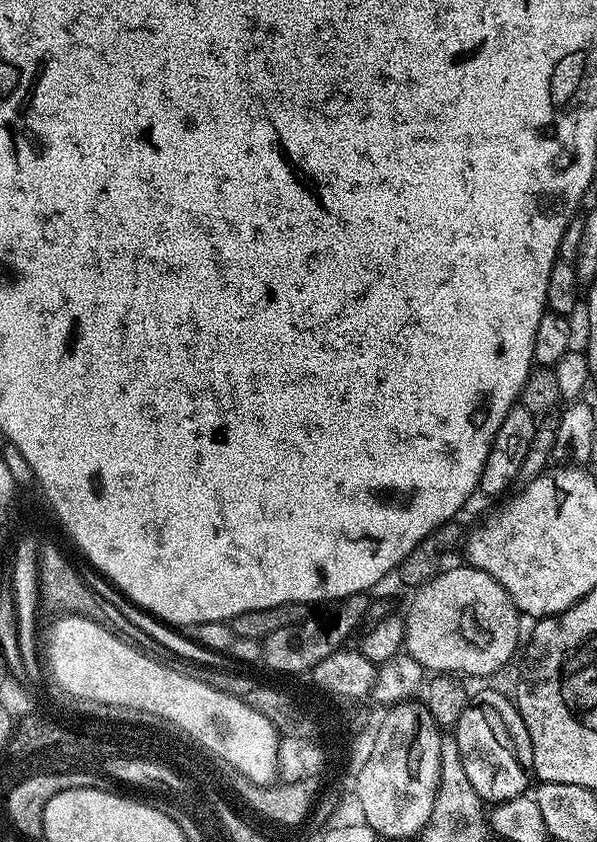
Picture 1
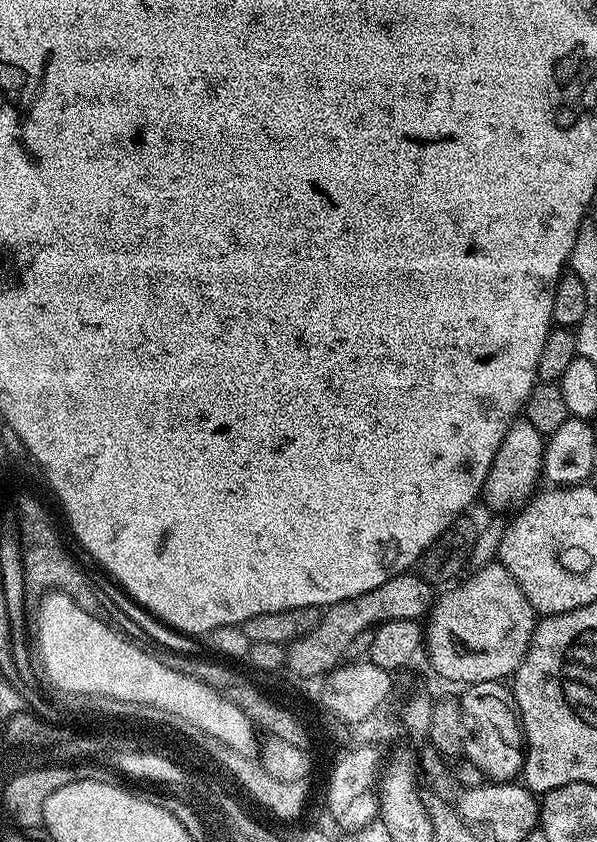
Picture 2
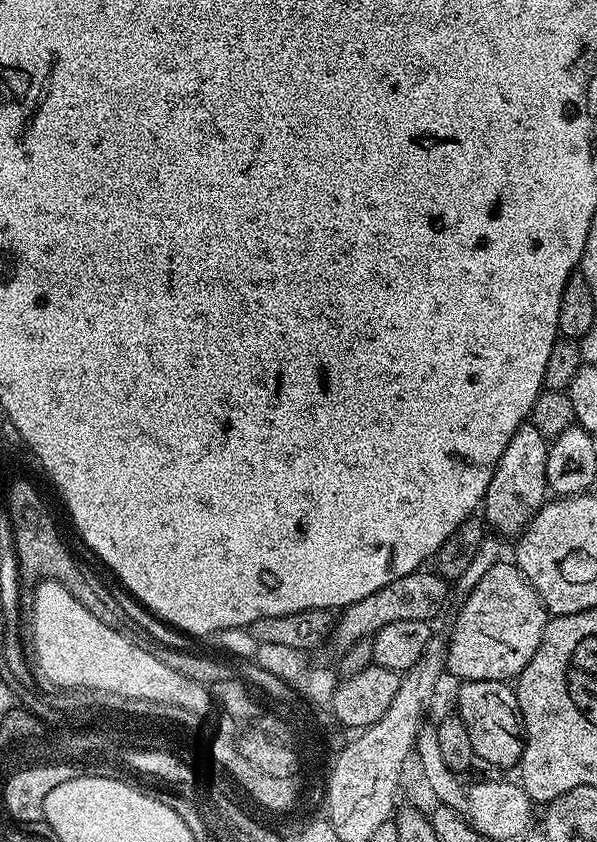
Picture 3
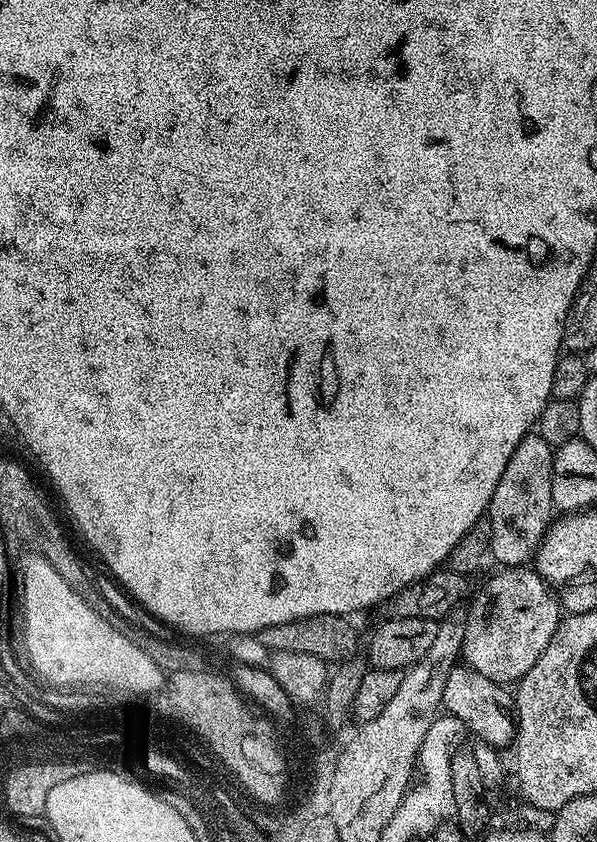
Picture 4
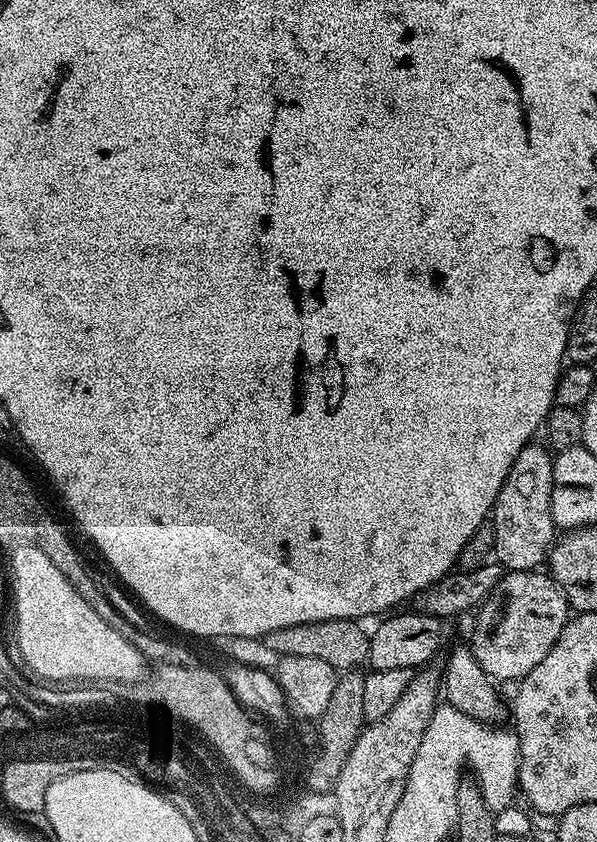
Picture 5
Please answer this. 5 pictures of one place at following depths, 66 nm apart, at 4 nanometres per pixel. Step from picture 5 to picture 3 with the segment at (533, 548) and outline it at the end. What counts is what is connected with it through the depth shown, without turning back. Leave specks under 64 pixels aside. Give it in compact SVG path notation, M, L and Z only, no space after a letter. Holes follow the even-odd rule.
M525 422L520 425L514 438L510 438L510 446L502 450L502 458L498 458L494 478L490 478L490 486L486 486L482 516L504 536L519 537L549 499L550 489L546 478L549 443L550 440L543 437L531 422Z

